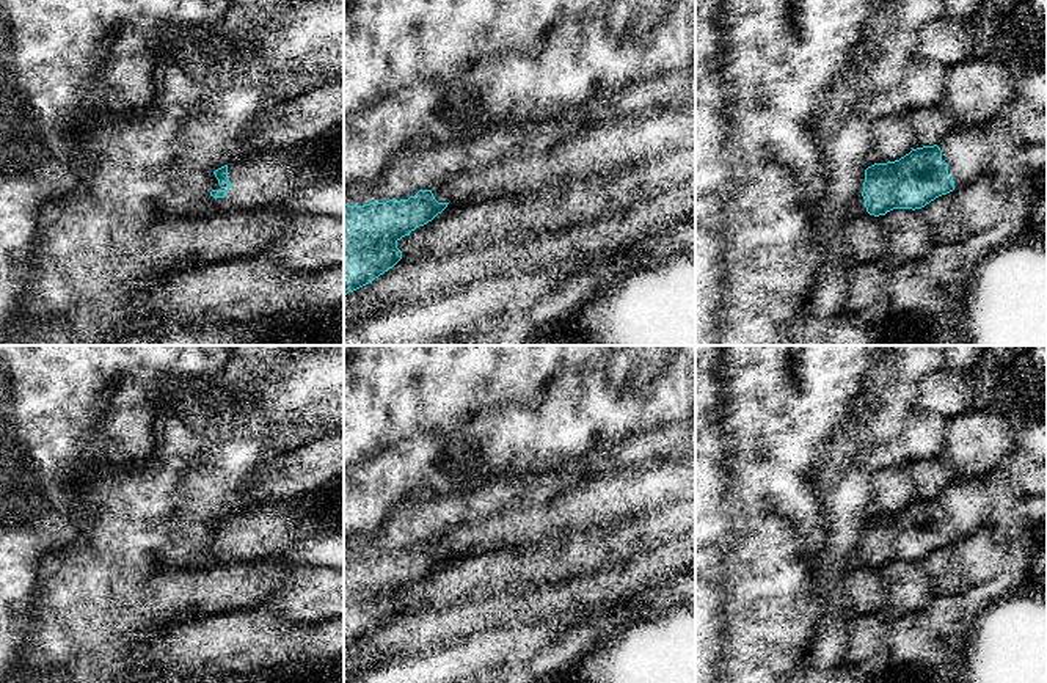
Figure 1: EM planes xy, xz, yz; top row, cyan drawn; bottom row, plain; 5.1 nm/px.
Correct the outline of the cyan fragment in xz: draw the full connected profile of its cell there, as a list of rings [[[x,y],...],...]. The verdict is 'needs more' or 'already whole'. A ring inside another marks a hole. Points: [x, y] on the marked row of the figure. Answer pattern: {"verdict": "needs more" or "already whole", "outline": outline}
{"verdict": "already whole", "outline": [[[432,190],[400,201],[344,204],[344,295],[392,268],[402,259],[397,242],[432,221],[447,204],[438,203]]]}

